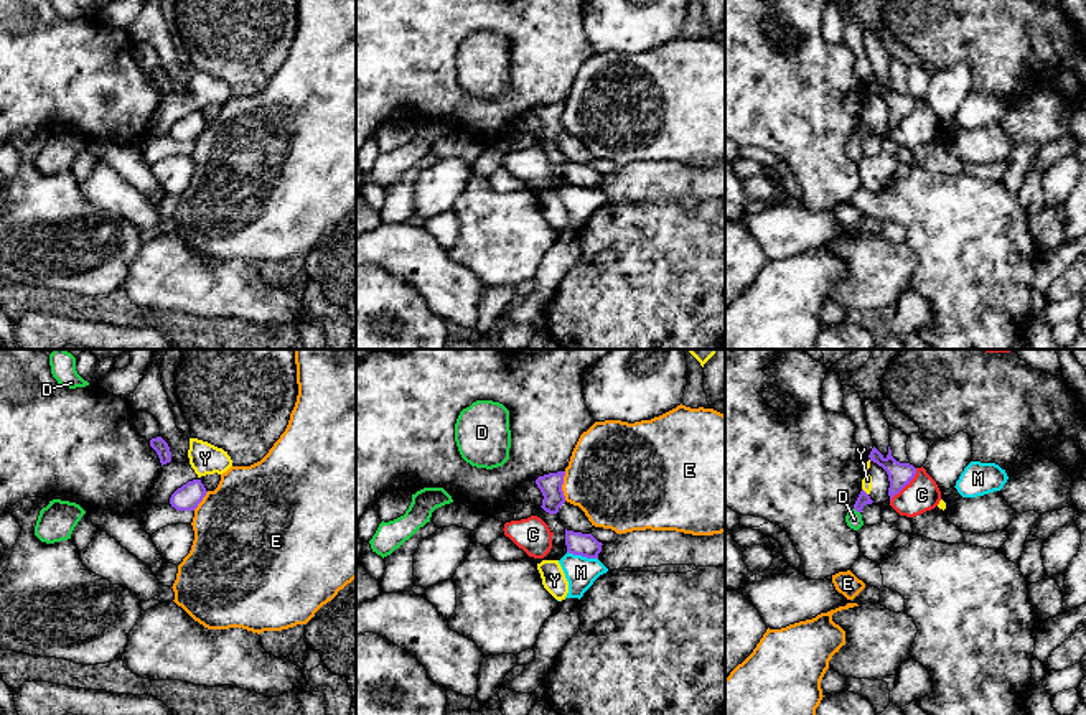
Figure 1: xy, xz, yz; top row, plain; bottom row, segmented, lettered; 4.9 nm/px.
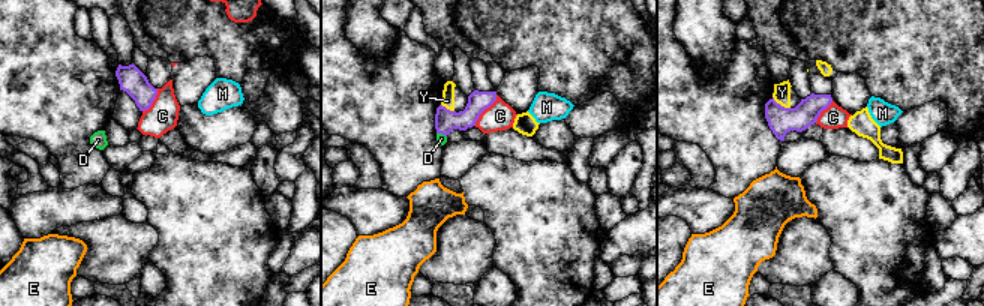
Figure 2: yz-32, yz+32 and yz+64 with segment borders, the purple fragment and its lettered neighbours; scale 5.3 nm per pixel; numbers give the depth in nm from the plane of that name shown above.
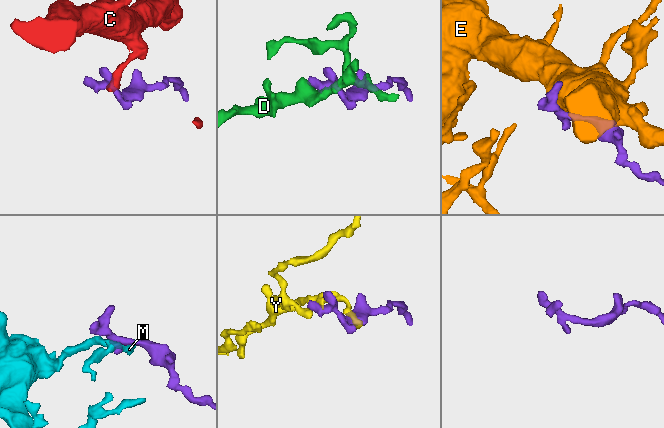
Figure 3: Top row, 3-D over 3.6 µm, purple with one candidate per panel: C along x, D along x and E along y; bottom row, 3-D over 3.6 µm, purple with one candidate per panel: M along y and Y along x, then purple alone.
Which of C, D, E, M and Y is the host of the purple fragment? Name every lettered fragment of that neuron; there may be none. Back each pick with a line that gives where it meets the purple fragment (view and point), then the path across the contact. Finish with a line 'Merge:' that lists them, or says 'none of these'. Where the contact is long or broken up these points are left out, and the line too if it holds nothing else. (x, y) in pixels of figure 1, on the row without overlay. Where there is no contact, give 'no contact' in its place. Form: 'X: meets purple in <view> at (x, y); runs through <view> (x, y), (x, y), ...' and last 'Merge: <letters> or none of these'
D: meets purple in yz at (857, 142); runs through yz (864, 129), (857, 142), (854, 150)
Merge: D

